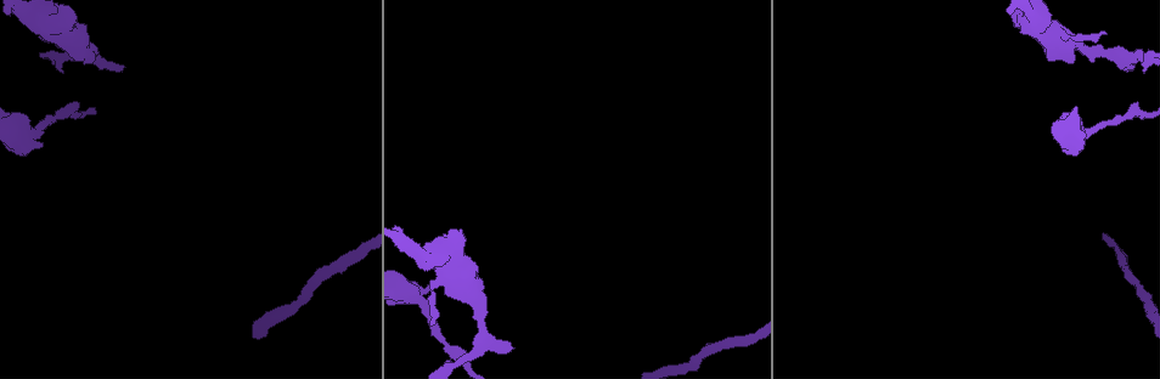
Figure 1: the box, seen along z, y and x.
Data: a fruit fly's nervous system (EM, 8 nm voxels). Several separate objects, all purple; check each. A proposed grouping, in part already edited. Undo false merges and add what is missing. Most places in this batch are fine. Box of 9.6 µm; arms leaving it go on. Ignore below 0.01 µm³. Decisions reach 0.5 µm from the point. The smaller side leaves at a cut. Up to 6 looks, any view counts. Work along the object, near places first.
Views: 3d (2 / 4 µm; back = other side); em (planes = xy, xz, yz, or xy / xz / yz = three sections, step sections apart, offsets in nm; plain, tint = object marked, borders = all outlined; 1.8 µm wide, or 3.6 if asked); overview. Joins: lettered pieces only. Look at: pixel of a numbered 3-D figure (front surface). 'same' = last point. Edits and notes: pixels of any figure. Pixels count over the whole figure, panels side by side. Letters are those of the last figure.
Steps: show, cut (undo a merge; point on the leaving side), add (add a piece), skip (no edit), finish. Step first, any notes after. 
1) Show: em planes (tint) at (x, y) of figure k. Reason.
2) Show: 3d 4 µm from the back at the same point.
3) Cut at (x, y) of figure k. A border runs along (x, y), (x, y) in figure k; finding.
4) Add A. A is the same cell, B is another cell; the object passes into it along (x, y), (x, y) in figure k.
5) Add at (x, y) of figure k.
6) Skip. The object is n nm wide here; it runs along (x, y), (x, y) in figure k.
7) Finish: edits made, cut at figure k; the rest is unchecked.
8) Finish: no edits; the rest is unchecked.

Show: em planes (borders) at (1131, 69) of figure 1. Branch stops here.

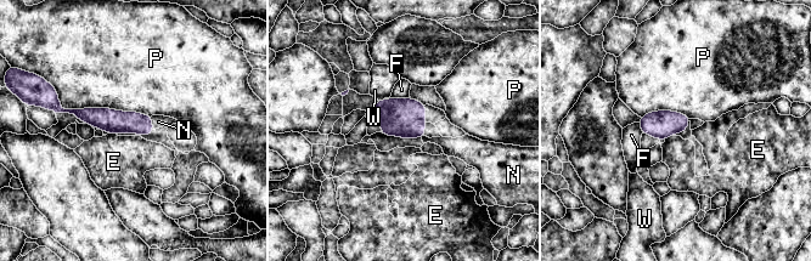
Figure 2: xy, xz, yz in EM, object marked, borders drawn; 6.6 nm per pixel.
Add N. The object is 160 nm wide here; N is the same cell, E, F, P and W are other cells; the object passes into it along (113, 122), (151, 123), (158, 122) in figure 2; it goes on there.

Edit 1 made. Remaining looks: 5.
Show: overview. Redraw.

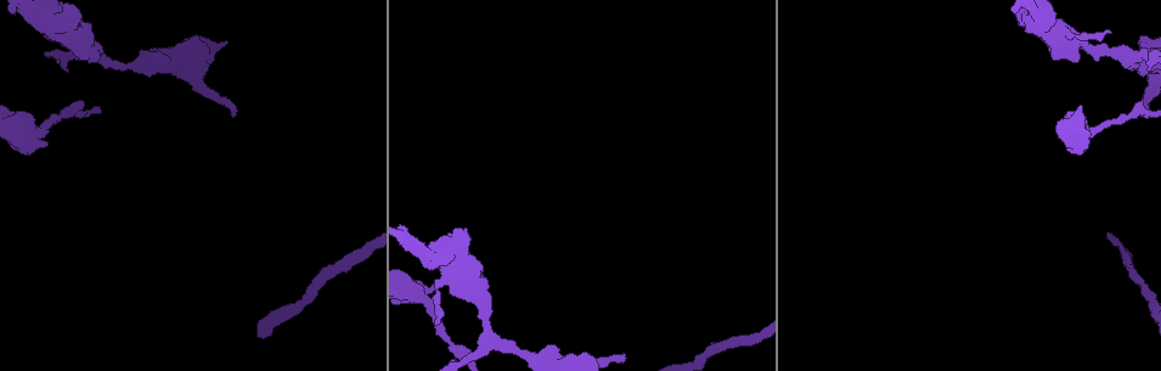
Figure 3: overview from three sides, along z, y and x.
Show: 3d 2 µm from the back at (433, 284) of figure 3. Free end.

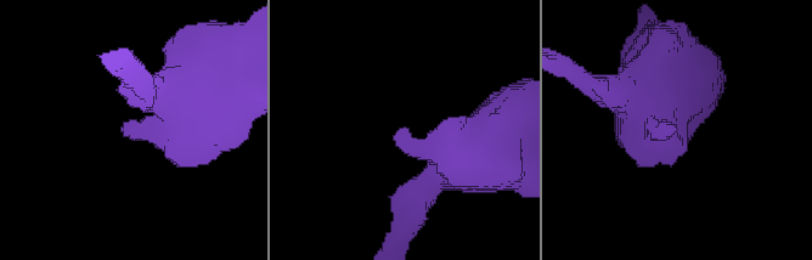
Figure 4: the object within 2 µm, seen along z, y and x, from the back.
Show: em planes (borders) at (397, 130) of figure 4.

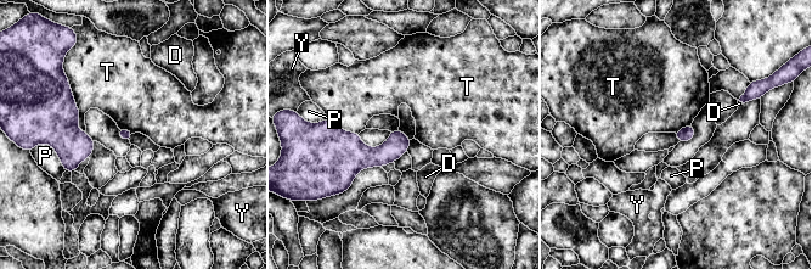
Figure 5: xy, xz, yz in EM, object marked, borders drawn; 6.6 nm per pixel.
Skip. D, P, T and Y are other cells; a border runs along (67, 79), (77, 128), (85, 132) in figure 5; no lettered piece goes on from it.

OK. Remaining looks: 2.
Show: em yz step 4 (borders) at (47, 18) of figure 3. Sudden change in width.

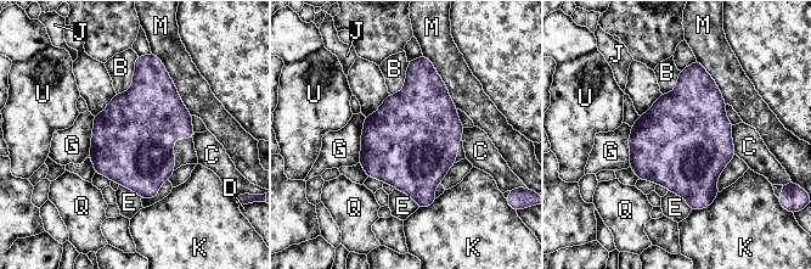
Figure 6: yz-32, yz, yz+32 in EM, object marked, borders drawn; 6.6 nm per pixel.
Show: em planes (borders) at the same point. Another direction.

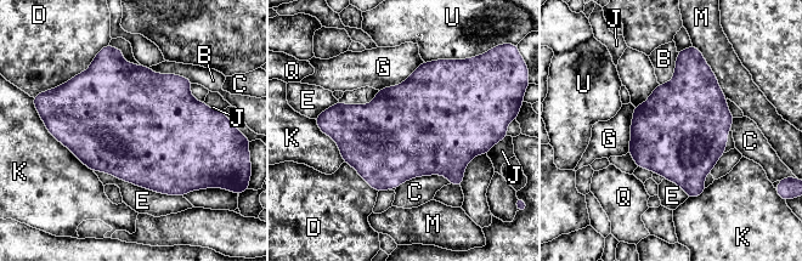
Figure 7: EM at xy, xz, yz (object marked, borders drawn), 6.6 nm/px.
Skip. B, C, D, E, G, J, K, M, Q and U are other cells; a border runs along (424, 62), (401, 83), (378, 90) in figure 7; all the same neuron.

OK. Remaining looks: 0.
Finish: edits made, add at figure 2; the rest is unchecked.

